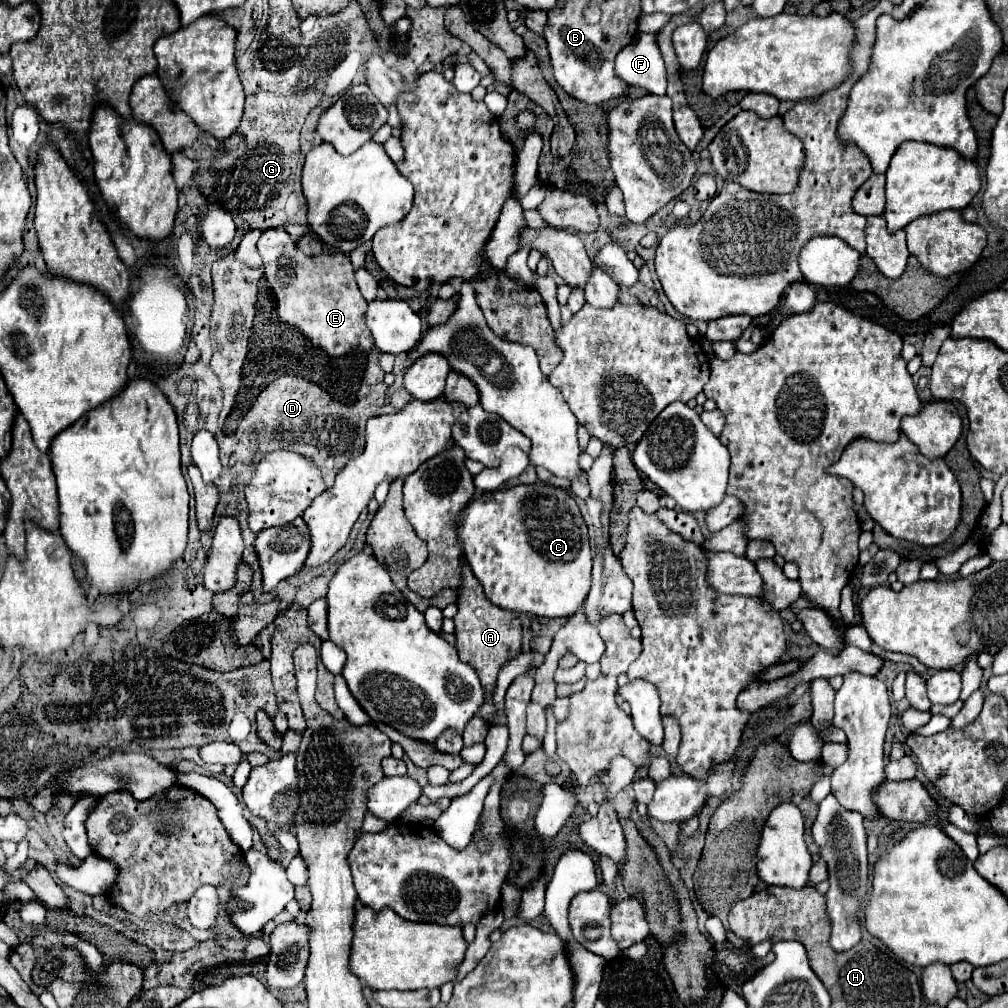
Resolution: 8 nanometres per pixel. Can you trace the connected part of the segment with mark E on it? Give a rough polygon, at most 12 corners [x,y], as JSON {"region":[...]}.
{"region":[[257,246],[277,314],[331,356],[371,352],[349,256]]}

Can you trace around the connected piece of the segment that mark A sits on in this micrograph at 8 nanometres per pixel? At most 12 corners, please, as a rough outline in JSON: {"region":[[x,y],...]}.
{"region":[[461,556],[455,648],[493,712],[497,672],[521,652],[521,620],[491,604]]}

